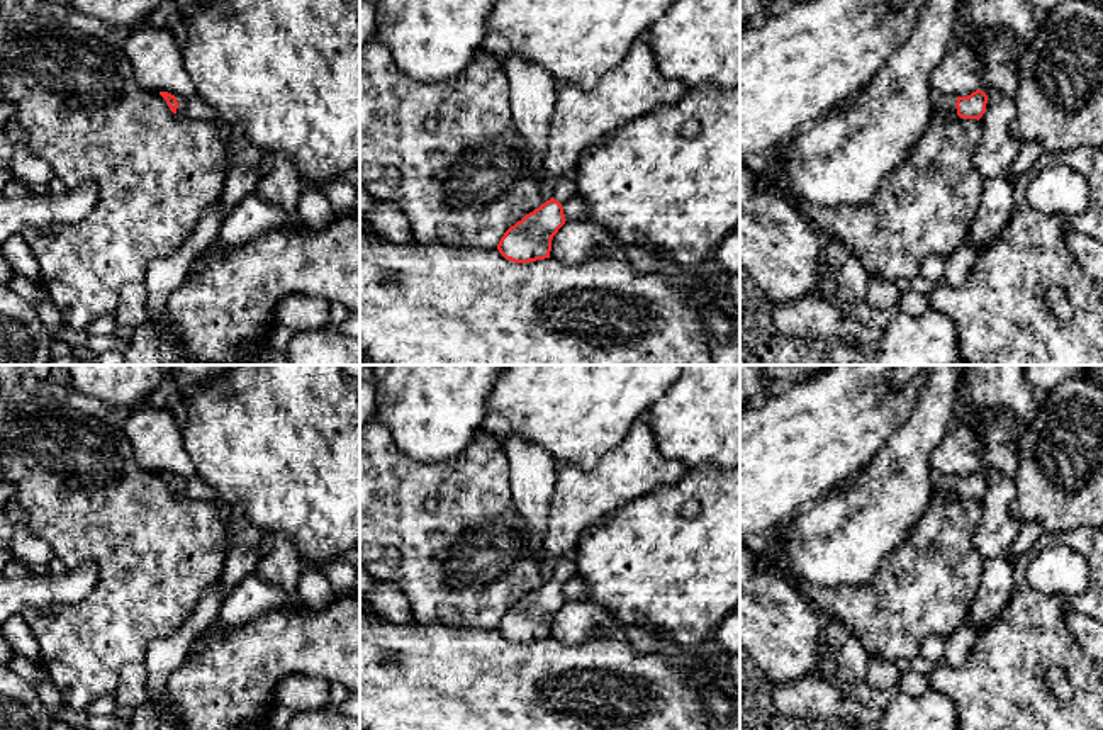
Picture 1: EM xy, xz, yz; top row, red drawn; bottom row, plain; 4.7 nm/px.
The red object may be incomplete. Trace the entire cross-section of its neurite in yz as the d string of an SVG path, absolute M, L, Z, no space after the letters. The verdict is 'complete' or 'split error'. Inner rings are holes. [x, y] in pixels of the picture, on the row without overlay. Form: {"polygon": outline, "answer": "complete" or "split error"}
{"polygon": "M976 470L967 477L933 475L932 494L940 491L945 497L981 499L986 492L988 475Z", "answer": "split error"}

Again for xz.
{"polygon": "M575 550L553 559L552 579L504 613L497 625L499 633L514 643L550 638L552 620L567 601L562 584L575 574Z", "answer": "split error"}

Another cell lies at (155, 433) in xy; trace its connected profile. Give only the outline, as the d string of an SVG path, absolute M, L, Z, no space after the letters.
M149 402L139 404L129 409L122 431L131 443L136 463L143 470L168 472L183 479L188 484L188 499L212 503L221 523L227 526L229 506L197 477L197 470L183 446L180 416L173 409L156 407Z

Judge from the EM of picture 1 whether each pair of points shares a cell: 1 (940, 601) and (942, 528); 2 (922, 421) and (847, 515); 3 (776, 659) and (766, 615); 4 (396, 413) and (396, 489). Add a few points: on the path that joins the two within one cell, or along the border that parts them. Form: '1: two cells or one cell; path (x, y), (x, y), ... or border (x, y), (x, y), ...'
1: one cell; path (940, 583), (940, 547)
2: one cell; path (912, 445), (905, 457), (871, 491)
3: one cell; path (776, 649), (776, 630), (771, 625)
4: two cells; border (377, 418), (404, 452), (413, 459), (431, 462)

